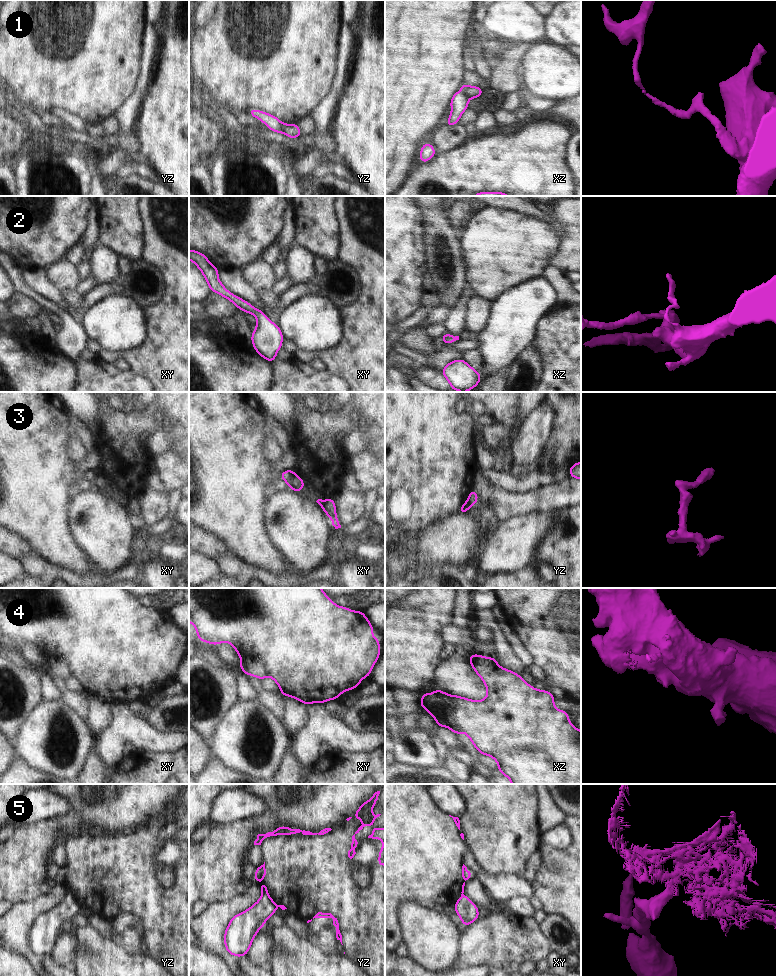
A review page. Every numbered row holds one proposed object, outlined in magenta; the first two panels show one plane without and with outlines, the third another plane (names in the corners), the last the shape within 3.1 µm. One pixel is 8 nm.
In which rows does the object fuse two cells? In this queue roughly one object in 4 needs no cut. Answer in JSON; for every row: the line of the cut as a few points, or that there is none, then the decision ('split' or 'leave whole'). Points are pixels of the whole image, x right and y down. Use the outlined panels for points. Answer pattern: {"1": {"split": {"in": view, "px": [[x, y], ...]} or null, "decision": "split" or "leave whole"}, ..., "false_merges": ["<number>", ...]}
{"1": {"split": {"in": "yz", "px": [[283, 124], [281, 132]]}, "decision": "split"}, "2": {"split": null, "decision": "leave whole"}, "3": {"split": {"in": "yz", "px": [[466, 502], [470, 506]]}, "decision": "split"}, "4": {"split": {"in": "xz", "px": [[441, 713], [448, 715], [462, 731]]}, "decision": "split"}, "5": {"split": {"in": "yz", "px": [[264, 893], [267, 894]]}, "decision": "split"}, "false_merges": ["1", "3", "4", "5"]}

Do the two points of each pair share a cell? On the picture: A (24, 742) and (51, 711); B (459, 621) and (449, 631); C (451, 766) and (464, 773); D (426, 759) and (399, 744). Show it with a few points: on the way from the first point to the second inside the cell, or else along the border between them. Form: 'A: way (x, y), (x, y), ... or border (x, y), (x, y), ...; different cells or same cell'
A: way (32, 734), (47, 719); same cell
B: border (450, 623), (472, 629); different cells
C: way (454, 766), (461, 772); same cell
D: way (419, 757), (411, 755), (406, 750); same cell

